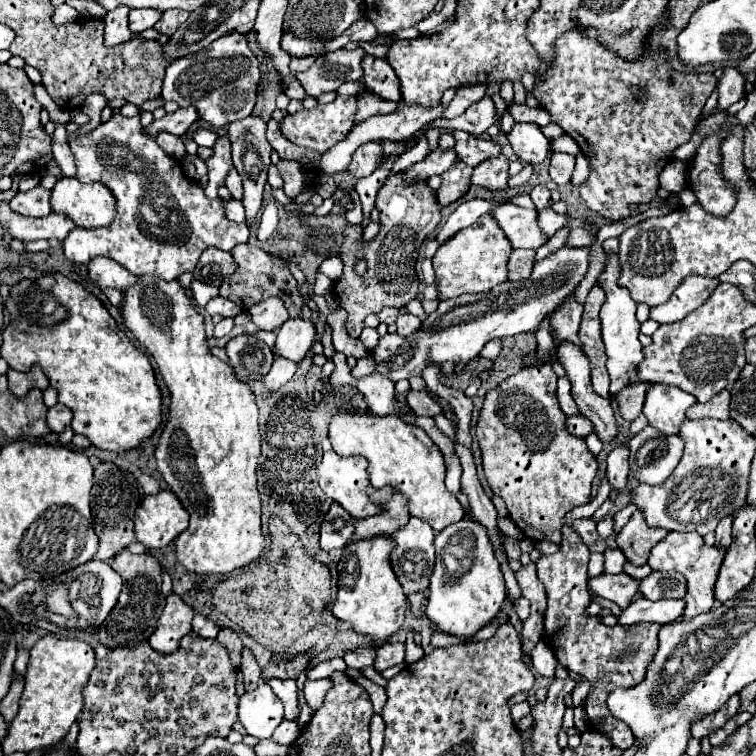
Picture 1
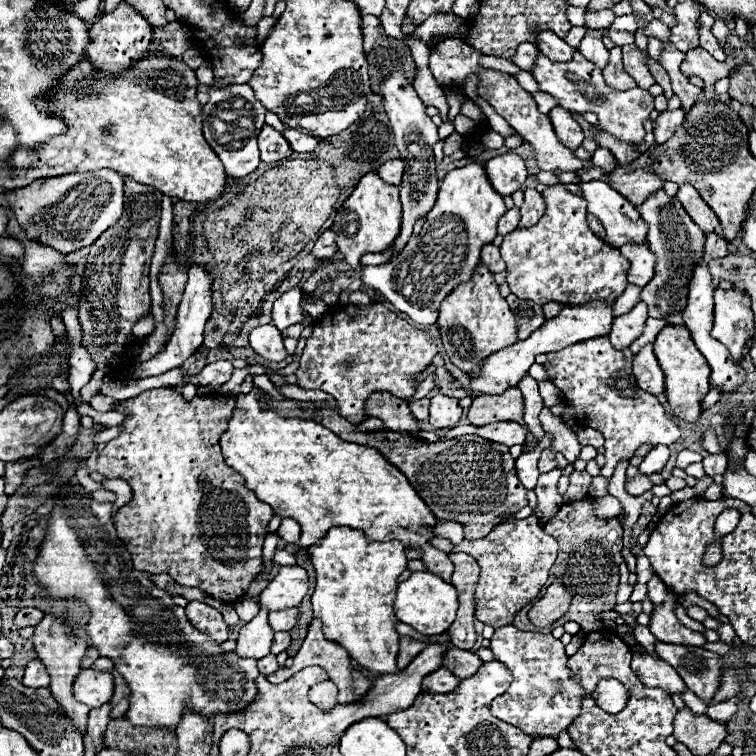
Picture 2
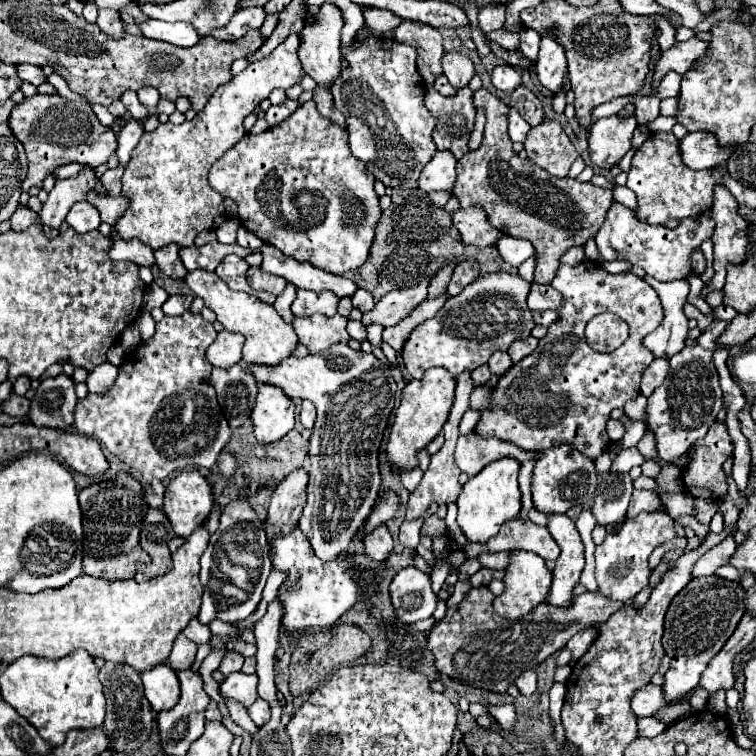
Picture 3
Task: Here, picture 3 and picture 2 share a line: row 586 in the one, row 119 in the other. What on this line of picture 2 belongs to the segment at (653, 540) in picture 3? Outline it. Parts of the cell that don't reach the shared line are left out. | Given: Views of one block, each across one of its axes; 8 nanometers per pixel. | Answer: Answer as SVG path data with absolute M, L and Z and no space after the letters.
M578 50L572 62L552 62L544 54L538 54L532 76L542 92L550 92L554 98L558 98L562 108L574 112L596 112L600 128L604 128L608 134L622 138L624 142L630 144L642 142L644 138L642 122L654 110L654 98L650 96L648 90L644 88L632 88L626 92L612 90L610 86L606 86L602 78L602 70L596 68L592 62L588 62Z

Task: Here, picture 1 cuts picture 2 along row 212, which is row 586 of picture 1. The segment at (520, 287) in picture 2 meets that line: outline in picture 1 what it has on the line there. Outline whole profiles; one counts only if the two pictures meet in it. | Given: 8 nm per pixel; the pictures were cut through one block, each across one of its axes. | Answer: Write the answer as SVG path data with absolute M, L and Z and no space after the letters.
M606 478L602 480L602 486L598 490L598 496L580 506L574 508L566 518L566 526L562 528L562 544L560 550L556 554L550 556L540 556L538 560L538 578L546 588L548 594L548 608L544 614L544 632L542 632L542 642L546 642L548 646L552 646L554 656L558 660L558 664L562 664L566 670L572 670L576 674L580 674L582 678L592 682L592 690L586 698L584 710L588 714L588 722L592 730L598 730L602 734L606 734L614 746L626 750L634 744L634 736L630 732L630 728L614 718L610 714L610 710L606 710L606 700L604 700L604 692L614 690L614 688L628 688L628 686L636 686L644 680L646 676L646 666L650 664L652 656L658 650L658 624L636 624L636 626L612 626L608 628L600 618L596 616L588 616L586 608L588 608L588 576L586 576L586 566L588 566L588 558L590 558L590 550L588 546L582 542L582 538L572 530L572 520L574 518L588 518L592 516L608 498L610 494L610 486L606 482Z

